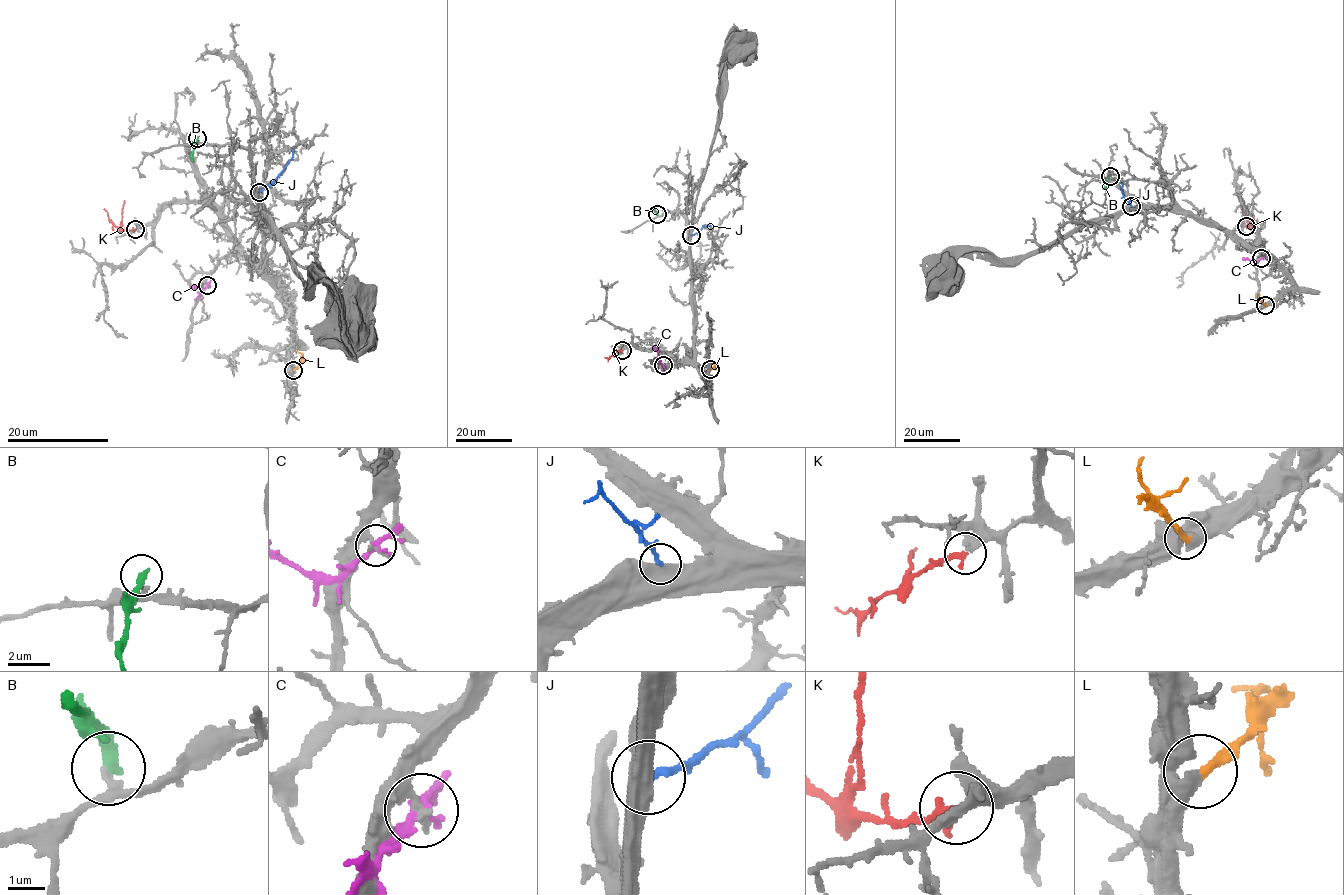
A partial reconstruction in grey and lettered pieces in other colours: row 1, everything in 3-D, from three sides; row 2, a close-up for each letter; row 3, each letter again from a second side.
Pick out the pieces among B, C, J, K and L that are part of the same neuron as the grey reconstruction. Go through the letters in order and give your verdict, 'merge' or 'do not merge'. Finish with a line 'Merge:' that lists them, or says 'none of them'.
B: do not merge
C: do not merge
J: merge
K: merge
L: merge
Merge: J, K, L

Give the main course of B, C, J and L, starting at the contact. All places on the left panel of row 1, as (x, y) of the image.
B: (197, 137), (193, 161)
C: (207, 285), (201, 293), (191, 285)
J: (259, 192), (279, 175), (292, 158), (292, 150)
L: (293, 370), (300, 362), (300, 354), (295, 351)

